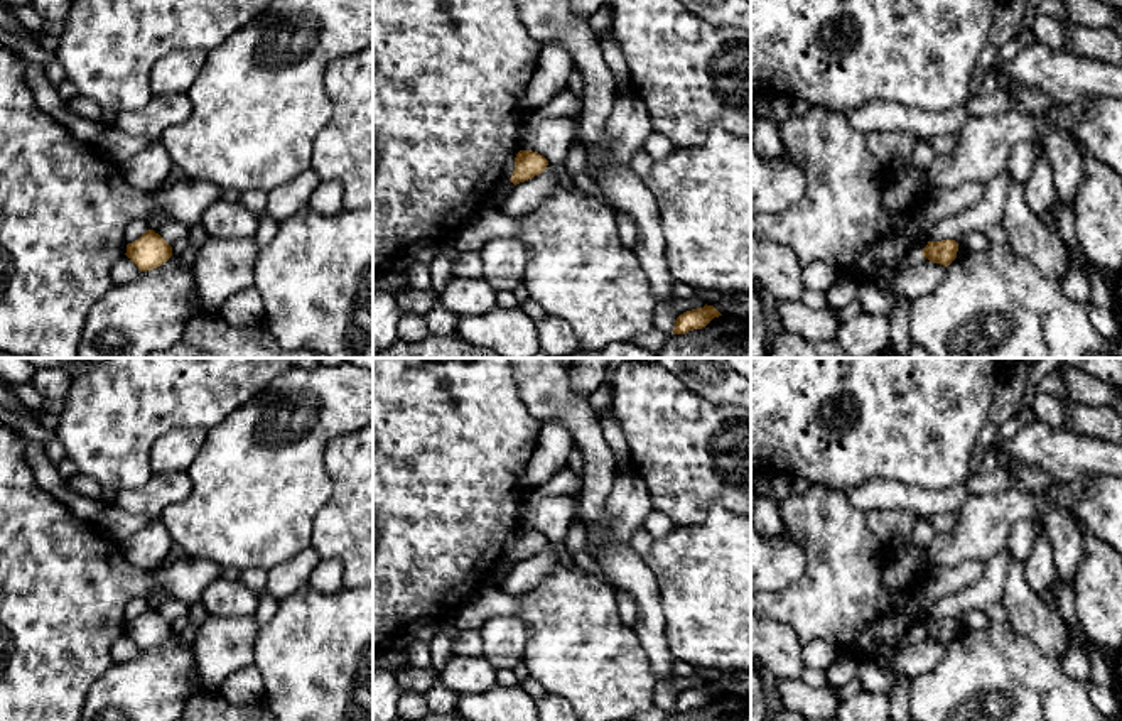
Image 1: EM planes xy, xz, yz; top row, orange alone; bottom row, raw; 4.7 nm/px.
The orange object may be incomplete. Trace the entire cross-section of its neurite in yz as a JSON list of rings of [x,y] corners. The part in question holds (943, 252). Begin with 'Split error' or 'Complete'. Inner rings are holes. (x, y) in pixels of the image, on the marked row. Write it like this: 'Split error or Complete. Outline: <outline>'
Complete. Outline: [[[955,240],[928,241],[923,248],[923,257],[933,263],[948,267],[958,252],[958,243]]]

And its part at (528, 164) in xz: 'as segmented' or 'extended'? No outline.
as segmented

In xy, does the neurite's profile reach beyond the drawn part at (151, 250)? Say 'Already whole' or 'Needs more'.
Already whole

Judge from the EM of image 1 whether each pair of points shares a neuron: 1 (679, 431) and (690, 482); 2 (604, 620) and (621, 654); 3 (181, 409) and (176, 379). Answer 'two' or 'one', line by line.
1: one
2: one
3: one

